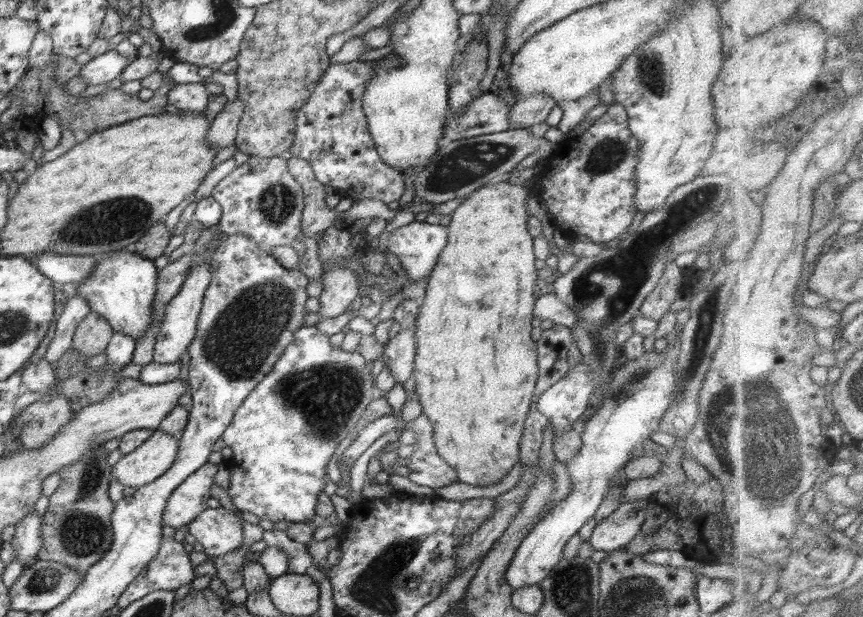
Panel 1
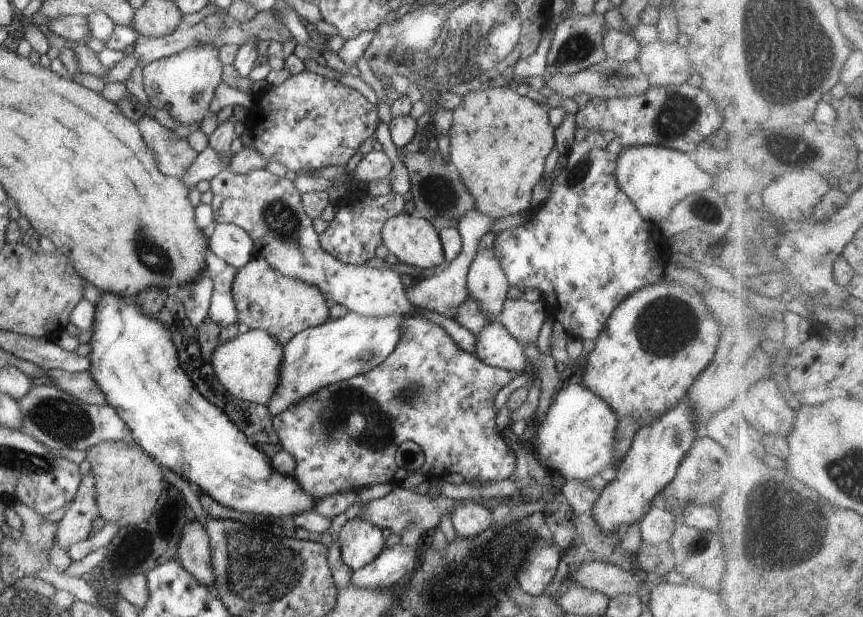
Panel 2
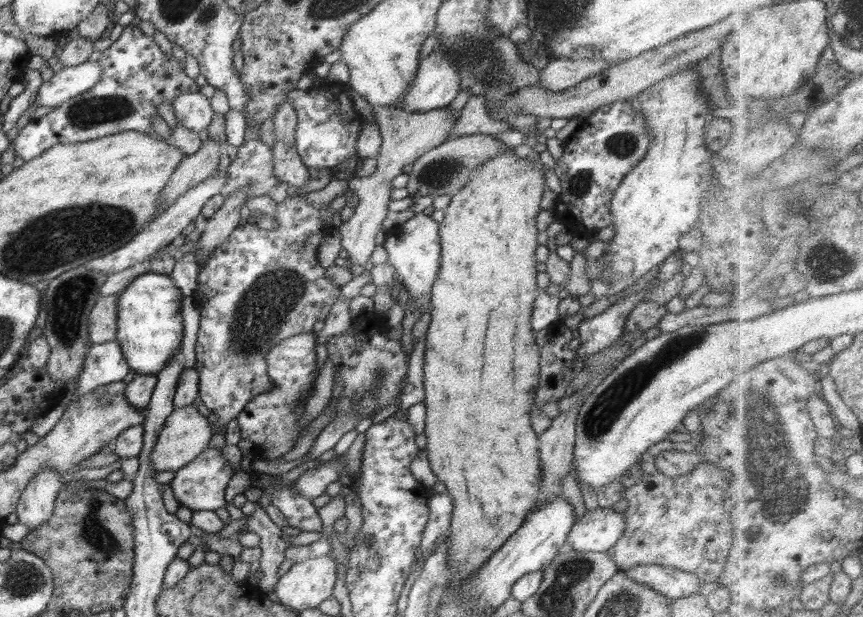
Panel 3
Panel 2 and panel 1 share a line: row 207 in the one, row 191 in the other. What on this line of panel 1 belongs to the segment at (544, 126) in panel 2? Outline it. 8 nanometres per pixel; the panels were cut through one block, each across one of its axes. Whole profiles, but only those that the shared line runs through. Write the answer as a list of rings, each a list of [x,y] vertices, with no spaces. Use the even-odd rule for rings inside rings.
[[[497,180],[480,187],[479,190],[463,198],[462,203],[450,214],[450,223],[447,226],[447,244],[439,254],[437,266],[429,275],[424,300],[418,315],[416,315],[414,332],[416,352],[412,376],[416,382],[418,400],[422,405],[422,415],[430,420],[436,450],[456,470],[457,480],[475,487],[487,487],[500,483],[514,466],[520,464],[520,441],[522,432],[524,432],[524,420],[526,420],[526,414],[533,404],[532,397],[539,375],[536,341],[532,339],[530,333],[532,332],[534,304],[537,299],[535,295],[536,282],[539,274],[538,268],[534,265],[537,258],[534,255],[533,236],[526,228],[529,218],[526,203],[530,196],[532,196],[530,188]]]

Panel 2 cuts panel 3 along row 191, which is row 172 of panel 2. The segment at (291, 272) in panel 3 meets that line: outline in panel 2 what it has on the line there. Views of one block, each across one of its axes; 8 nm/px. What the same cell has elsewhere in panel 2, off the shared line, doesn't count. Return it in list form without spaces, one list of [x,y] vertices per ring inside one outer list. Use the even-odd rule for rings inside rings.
[[[308,70],[288,78],[280,86],[269,86],[269,90],[253,93],[253,108],[248,111],[247,126],[254,134],[254,146],[267,161],[282,162],[289,170],[302,172],[302,167],[316,171],[327,166],[346,165],[364,141],[375,135],[379,118],[377,106],[358,91],[344,86],[337,80],[329,80]]]

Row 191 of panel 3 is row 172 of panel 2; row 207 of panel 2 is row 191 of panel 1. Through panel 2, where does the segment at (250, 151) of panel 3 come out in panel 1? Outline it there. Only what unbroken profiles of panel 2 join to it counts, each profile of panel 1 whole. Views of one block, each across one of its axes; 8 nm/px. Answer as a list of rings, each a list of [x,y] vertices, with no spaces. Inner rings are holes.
[[[250,155],[241,166],[234,168],[224,180],[211,191],[222,208],[223,216],[217,224],[226,235],[244,234],[256,241],[264,251],[271,252],[275,246],[296,246],[296,239],[301,236],[301,217],[305,208],[305,195],[302,186],[289,172],[287,160],[279,157],[264,158]]]

